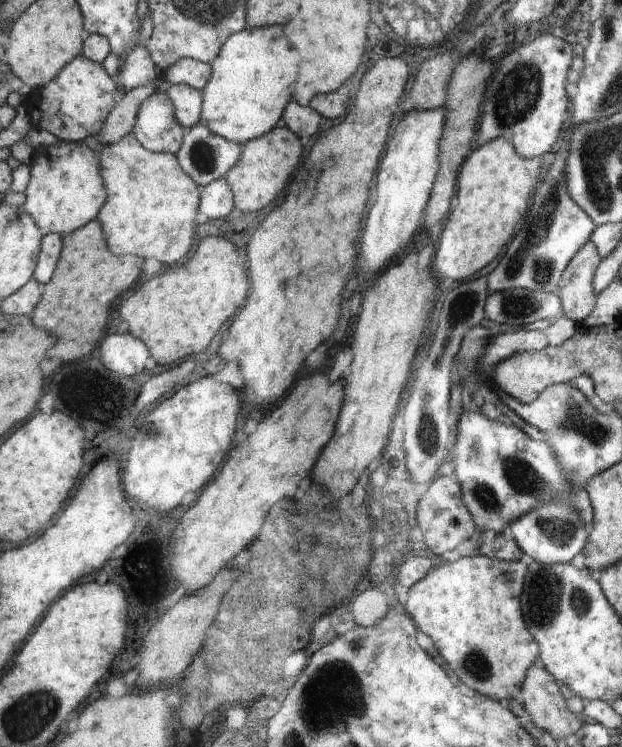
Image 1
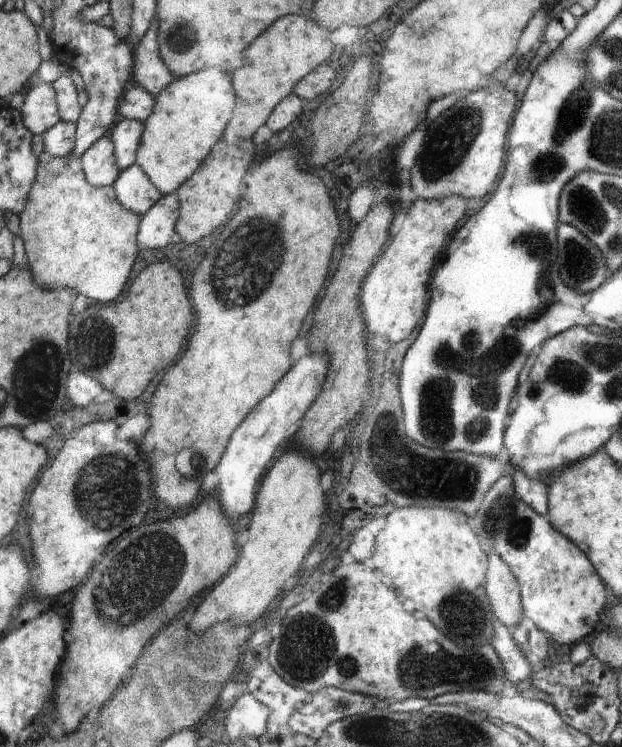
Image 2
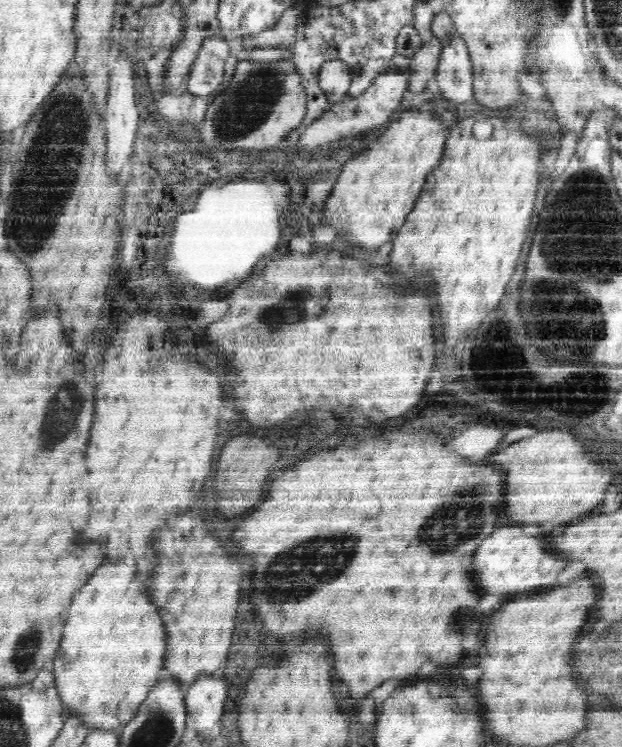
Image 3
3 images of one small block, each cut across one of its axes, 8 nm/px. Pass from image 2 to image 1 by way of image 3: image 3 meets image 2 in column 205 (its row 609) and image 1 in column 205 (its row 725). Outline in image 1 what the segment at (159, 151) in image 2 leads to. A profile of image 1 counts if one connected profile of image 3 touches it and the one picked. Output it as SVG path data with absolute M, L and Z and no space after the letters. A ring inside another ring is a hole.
M280 26L252 28L234 33L210 64L212 76L202 90L201 124L234 144L245 145L278 124L298 80L298 52L290 46Z

